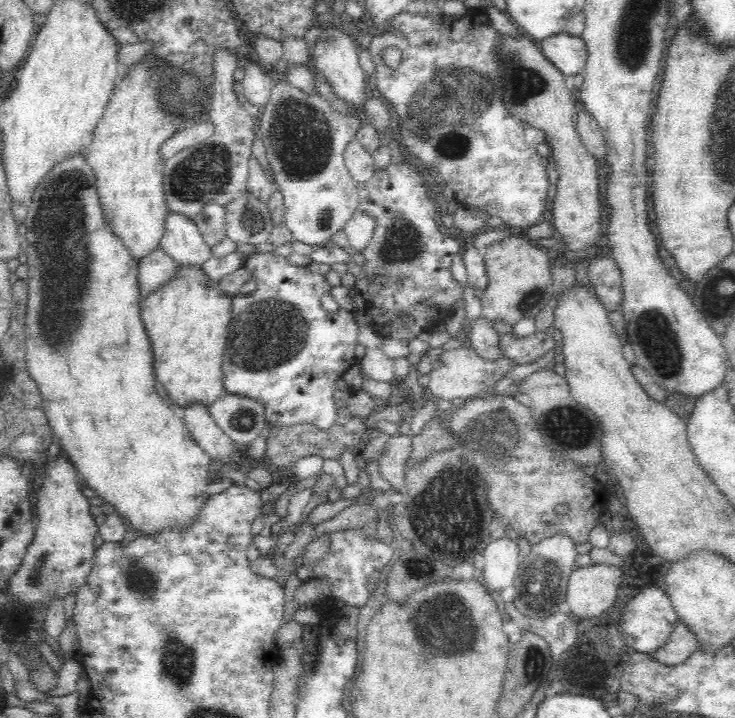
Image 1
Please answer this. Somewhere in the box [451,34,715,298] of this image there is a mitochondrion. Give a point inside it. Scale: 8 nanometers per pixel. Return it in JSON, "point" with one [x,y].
{"point":[522,83]}

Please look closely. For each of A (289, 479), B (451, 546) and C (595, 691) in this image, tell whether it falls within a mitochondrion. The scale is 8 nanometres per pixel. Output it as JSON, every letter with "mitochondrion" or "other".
{"A":"other","B":"mitochondrion","C":"other"}

